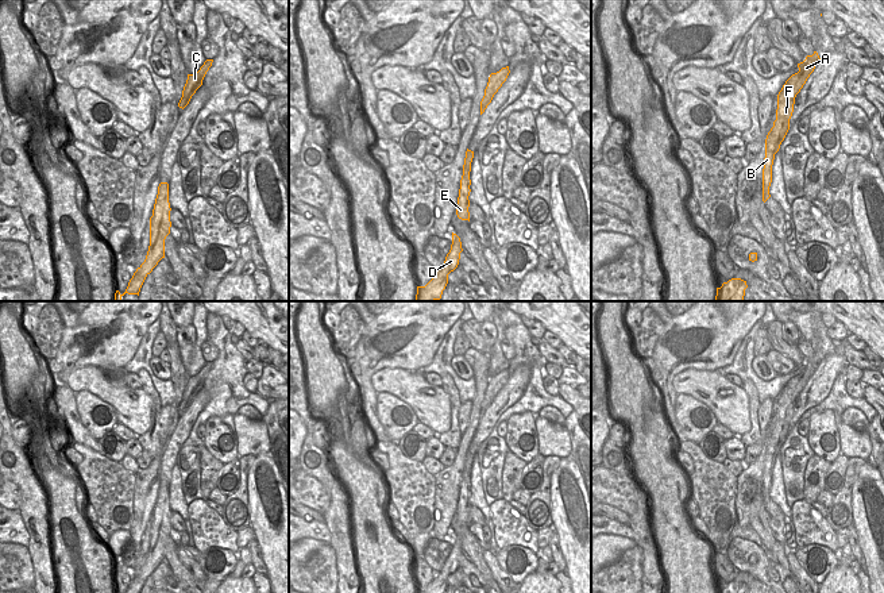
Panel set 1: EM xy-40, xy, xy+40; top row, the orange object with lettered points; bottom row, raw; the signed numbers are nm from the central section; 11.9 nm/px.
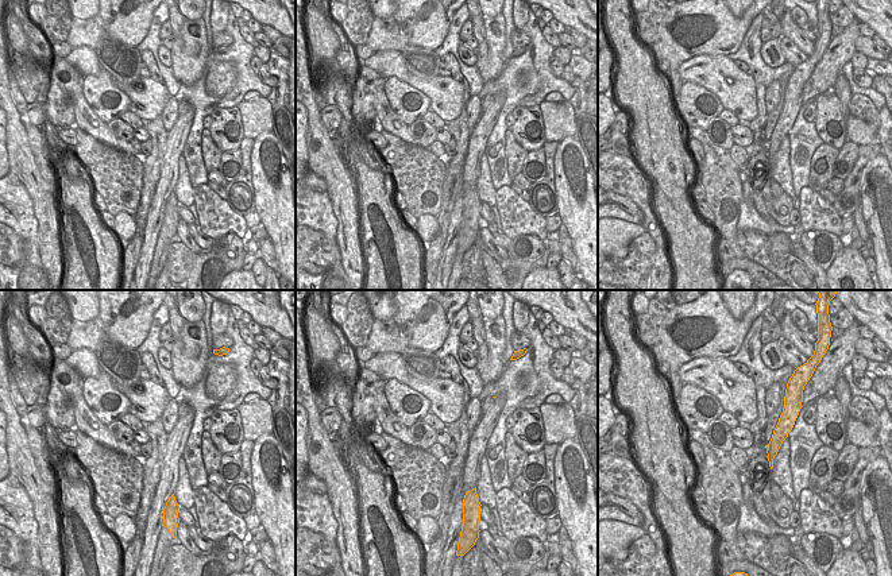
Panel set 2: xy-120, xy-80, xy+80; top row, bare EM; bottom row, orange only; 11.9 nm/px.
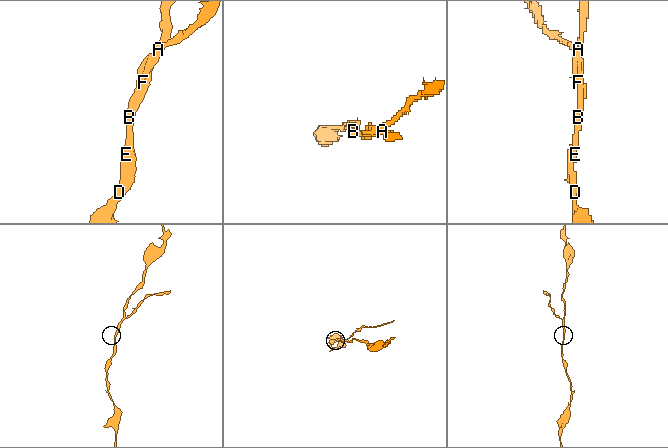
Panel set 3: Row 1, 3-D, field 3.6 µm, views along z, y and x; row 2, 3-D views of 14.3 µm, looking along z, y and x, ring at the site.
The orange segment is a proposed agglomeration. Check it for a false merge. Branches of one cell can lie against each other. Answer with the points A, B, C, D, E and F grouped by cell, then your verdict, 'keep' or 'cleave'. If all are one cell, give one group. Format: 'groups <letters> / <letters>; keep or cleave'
groups A B D E F / C; cleave

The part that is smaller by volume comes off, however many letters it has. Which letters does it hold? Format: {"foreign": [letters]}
{"foreign": ["C"]}

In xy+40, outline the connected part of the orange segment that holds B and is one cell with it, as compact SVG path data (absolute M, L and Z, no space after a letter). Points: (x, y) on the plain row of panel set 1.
M814 354L812 358L807 358L803 365L798 366L799 374L792 377L785 384L777 397L776 423L773 424L773 430L771 431L765 442L765 461L763 471L764 505L771 500L769 489L772 485L772 467L775 457L779 454L780 447L790 432L790 421L794 415L795 400L806 386L810 377L814 374L819 362L821 361L817 354Z

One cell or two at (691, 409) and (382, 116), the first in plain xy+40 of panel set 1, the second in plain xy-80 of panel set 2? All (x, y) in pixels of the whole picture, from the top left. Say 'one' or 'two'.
two

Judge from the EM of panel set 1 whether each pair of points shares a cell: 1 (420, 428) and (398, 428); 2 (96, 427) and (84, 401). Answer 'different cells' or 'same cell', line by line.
1: different cells
2: same cell

